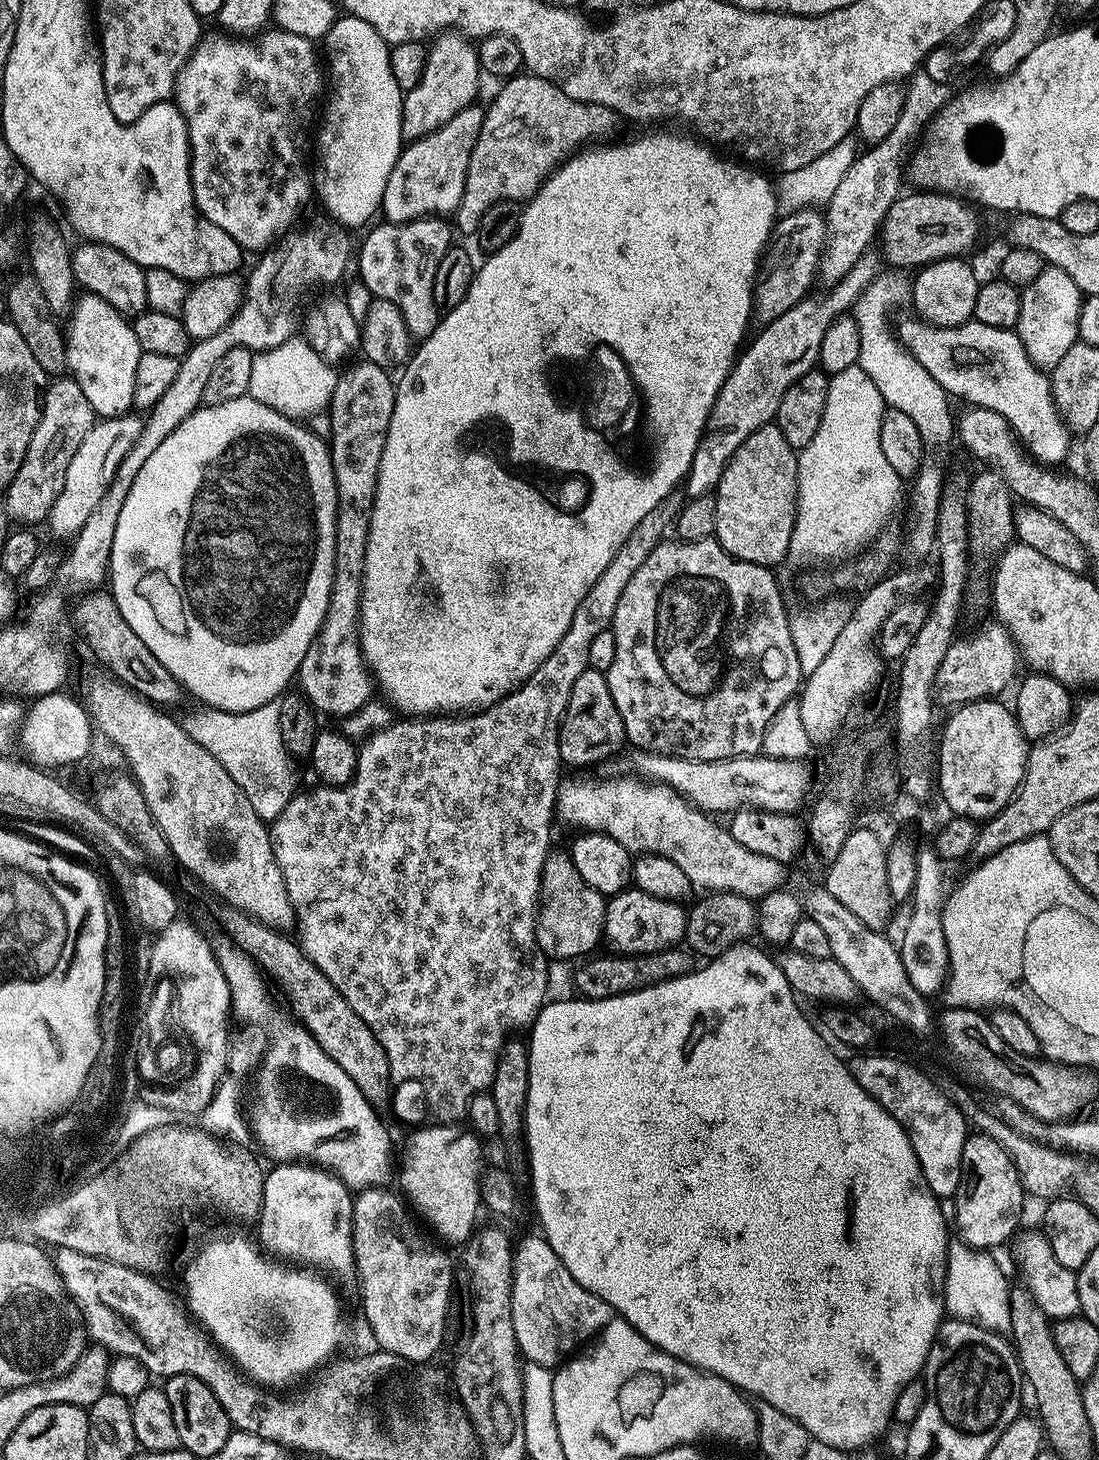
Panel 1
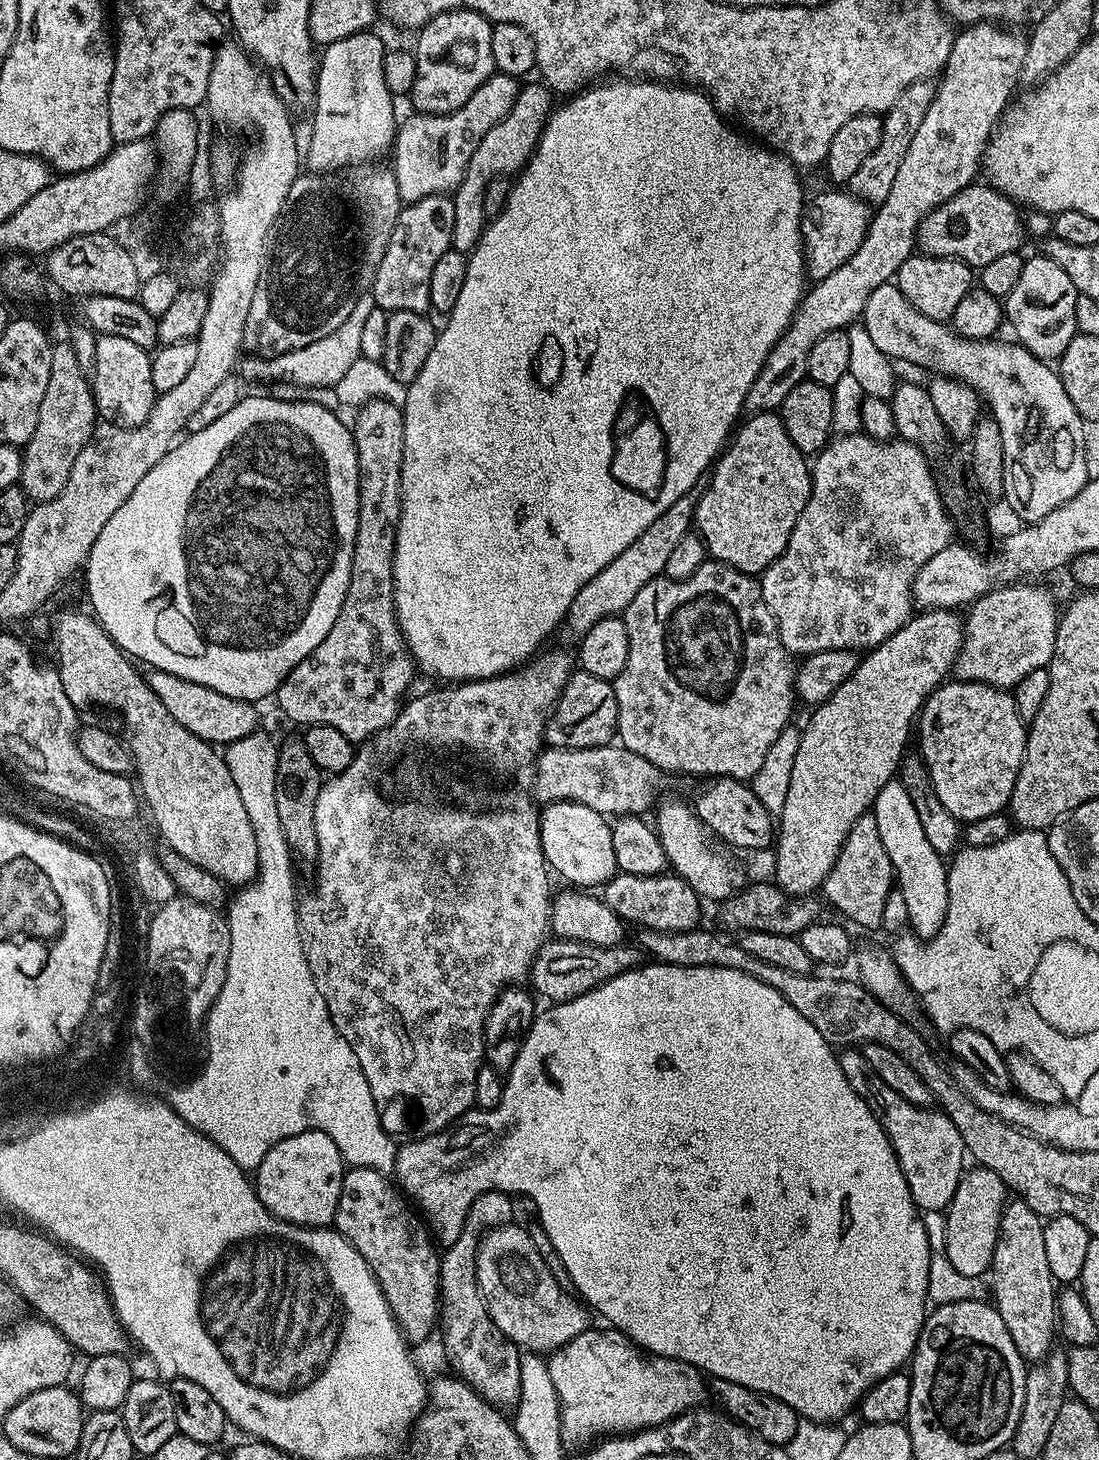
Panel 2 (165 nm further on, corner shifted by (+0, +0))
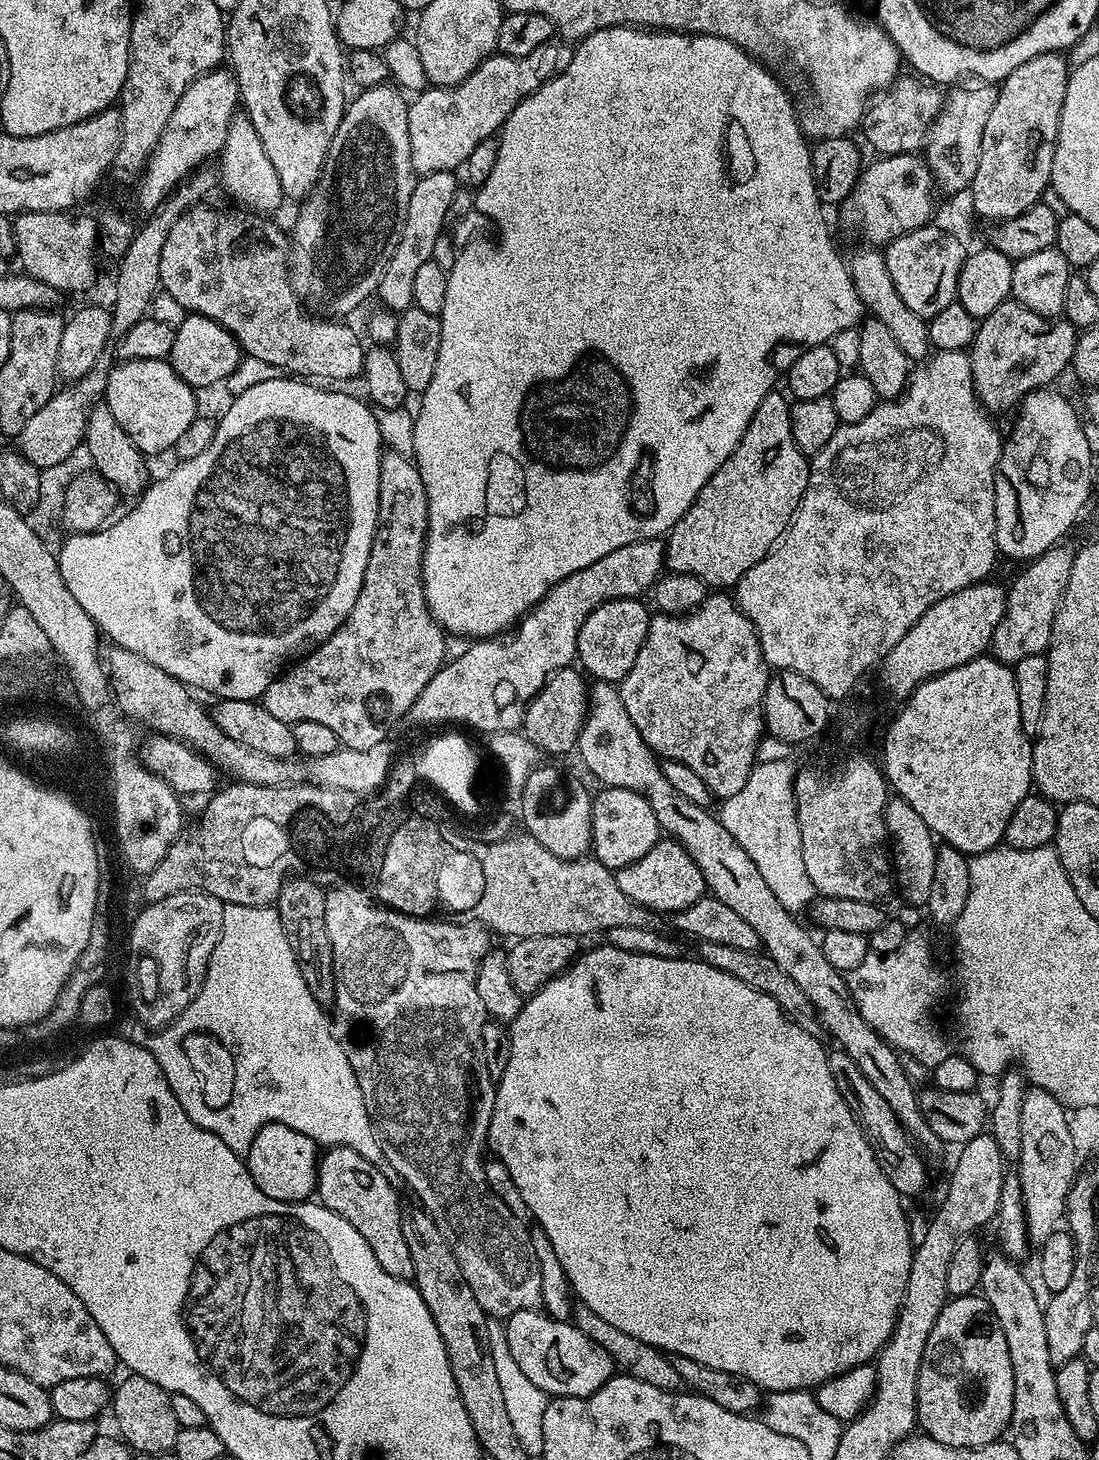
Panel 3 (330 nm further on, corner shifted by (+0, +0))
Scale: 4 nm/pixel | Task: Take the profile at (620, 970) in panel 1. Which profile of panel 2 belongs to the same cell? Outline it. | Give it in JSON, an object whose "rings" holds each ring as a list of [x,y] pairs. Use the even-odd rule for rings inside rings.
{"rings":[[[549,939],[532,964],[531,987],[537,993],[540,991],[548,1002],[563,1002],[578,998],[594,990],[599,984],[605,984],[610,978],[618,978],[618,974],[626,974],[632,968],[641,967],[641,949],[636,946],[631,948],[630,944],[625,942],[603,948],[593,944],[583,944],[577,940]]]}

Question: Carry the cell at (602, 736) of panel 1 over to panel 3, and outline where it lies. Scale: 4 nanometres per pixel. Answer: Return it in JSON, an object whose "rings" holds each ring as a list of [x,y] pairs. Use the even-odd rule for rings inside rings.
{"rings":[[[575,667],[558,670],[525,708],[522,734],[541,753],[549,752],[552,756],[560,756],[563,752],[576,748],[584,719],[588,716],[590,688],[587,683],[584,685],[583,679],[585,677]]]}

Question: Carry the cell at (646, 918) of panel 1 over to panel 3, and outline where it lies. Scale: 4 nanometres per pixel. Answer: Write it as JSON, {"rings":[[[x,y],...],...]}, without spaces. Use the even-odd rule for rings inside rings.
{"rings":[[[671,838],[660,839],[649,853],[638,858],[638,862],[615,869],[615,874],[618,886],[622,894],[626,894],[626,898],[657,914],[681,912],[686,910],[686,906],[694,906],[694,902],[706,895],[702,870],[698,870],[694,858],[686,854],[684,847]]]}

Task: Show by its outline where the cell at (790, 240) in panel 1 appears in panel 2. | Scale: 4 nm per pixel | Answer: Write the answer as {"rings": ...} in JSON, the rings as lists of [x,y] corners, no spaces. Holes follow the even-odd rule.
{"rings":[[[848,190],[820,192],[807,201],[804,214],[800,218],[800,232],[804,236],[806,255],[804,266],[809,281],[815,282],[834,274],[862,246],[862,238],[868,229],[870,208],[859,197]]]}

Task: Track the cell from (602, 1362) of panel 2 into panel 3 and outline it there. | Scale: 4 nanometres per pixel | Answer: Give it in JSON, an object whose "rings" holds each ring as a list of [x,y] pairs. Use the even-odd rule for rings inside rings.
{"rings":[[[532,1309],[530,1311],[518,1311],[507,1317],[505,1323],[507,1334],[507,1346],[510,1347],[510,1354],[514,1357],[514,1362],[522,1369],[522,1374],[529,1378],[534,1386],[538,1386],[551,1397],[586,1397],[592,1396],[600,1389],[616,1370],[612,1357],[598,1343],[594,1343],[588,1336],[582,1334],[573,1323],[569,1321],[559,1322],[553,1320],[541,1311]]]}

